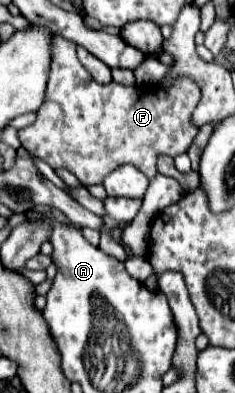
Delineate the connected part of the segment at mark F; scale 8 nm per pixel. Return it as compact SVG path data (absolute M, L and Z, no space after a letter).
M53 35L51 39L51 71L49 71L49 87L47 97L41 109L37 111L37 121L25 129L19 131L21 145L47 161L53 169L65 167L69 169L83 187L101 183L105 175L109 175L115 167L121 167L125 163L135 165L141 169L149 179L155 177L157 171L157 157L169 155L177 157L181 153L187 153L191 147L199 127L193 125L191 115L201 99L201 89L193 79L175 79L167 89L155 89L155 91L139 91L137 85L121 85L121 83L97 83L89 71L81 65L77 57L77 45L61 39L59 35Z

